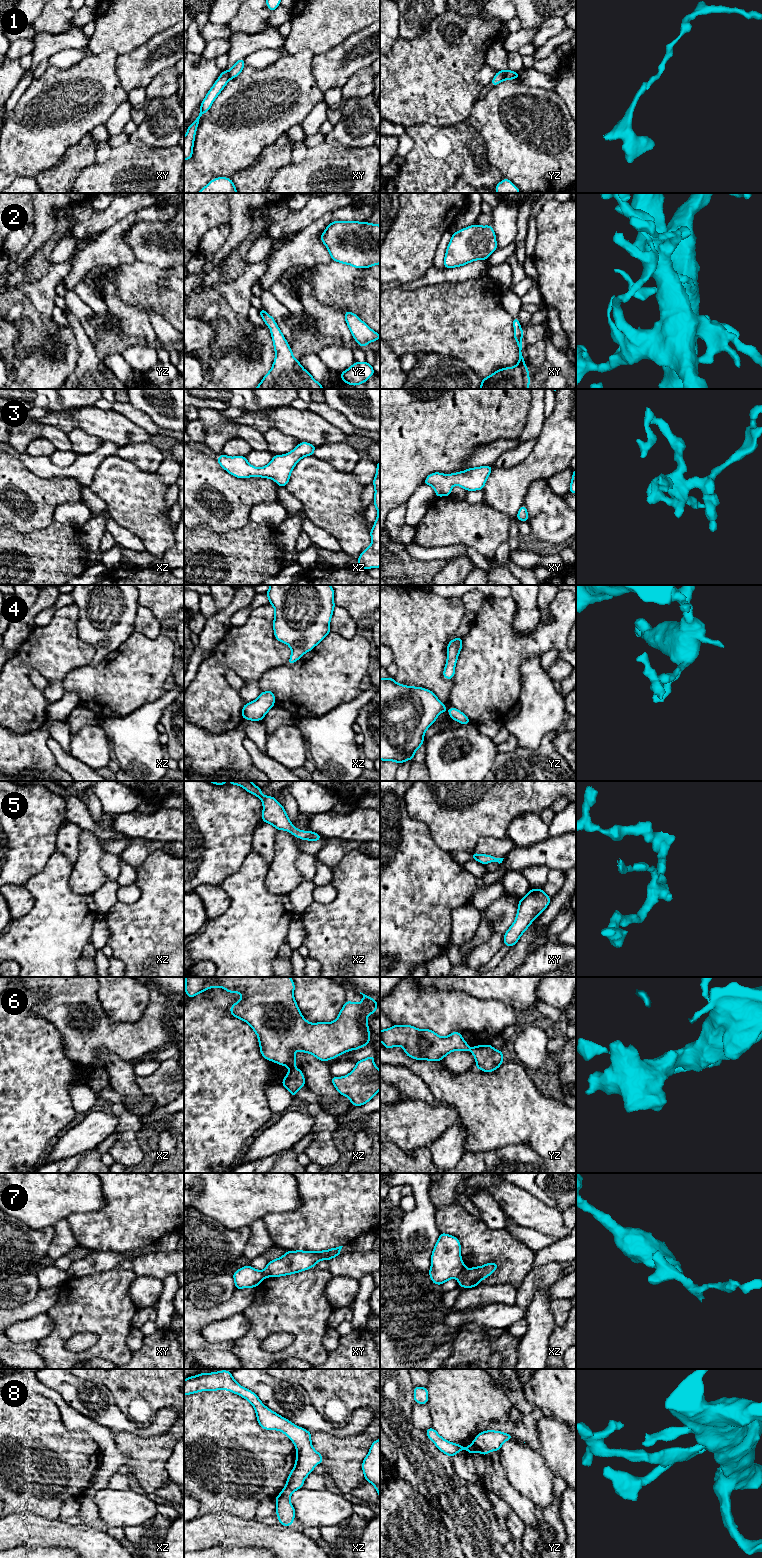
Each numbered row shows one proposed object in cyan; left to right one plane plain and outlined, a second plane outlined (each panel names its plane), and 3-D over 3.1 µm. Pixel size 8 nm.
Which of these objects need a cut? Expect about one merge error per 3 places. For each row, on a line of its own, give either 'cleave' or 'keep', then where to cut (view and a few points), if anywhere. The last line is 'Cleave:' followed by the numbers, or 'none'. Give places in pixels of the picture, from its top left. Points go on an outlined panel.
1: cleave; cut yz (507, 70), (503, 79)
2: keep; cut none
3: keep; cut none
4: keep; cut none
5: keep; cut none
6: cleave; cut xz (290, 1066), (293, 1067)
7: cleave; cut xz (465, 1267), (456, 1277)
8: keep; cut none
Cleave: 1, 6, 7

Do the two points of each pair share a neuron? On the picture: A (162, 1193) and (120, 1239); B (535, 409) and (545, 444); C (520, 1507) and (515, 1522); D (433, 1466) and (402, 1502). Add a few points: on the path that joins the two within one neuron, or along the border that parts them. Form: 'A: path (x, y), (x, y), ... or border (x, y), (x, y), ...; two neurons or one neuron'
A: path (151, 1204), (127, 1228); one neuron
B: border (546, 418), (540, 434), (535, 439); two neurons
C: border (512, 1509), (525, 1525); two neurons
D: border (396, 1473), (430, 1505); two neurons

